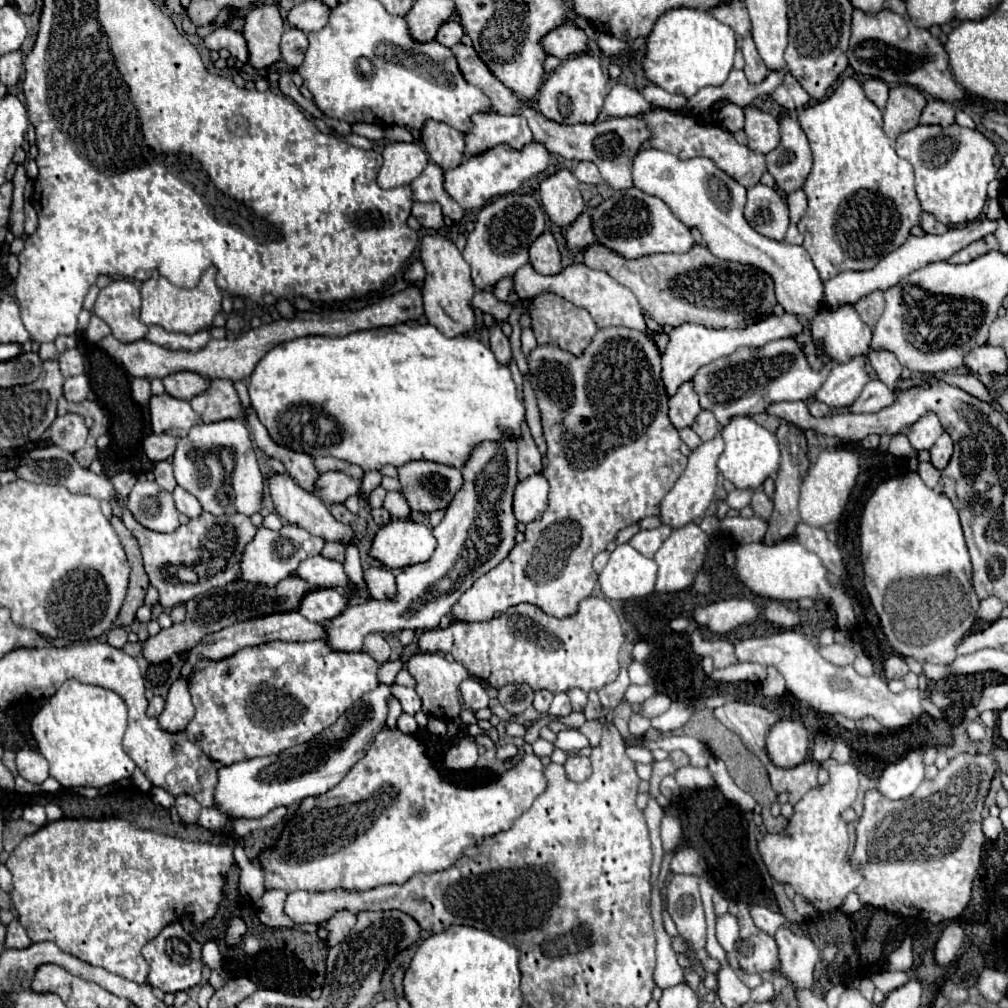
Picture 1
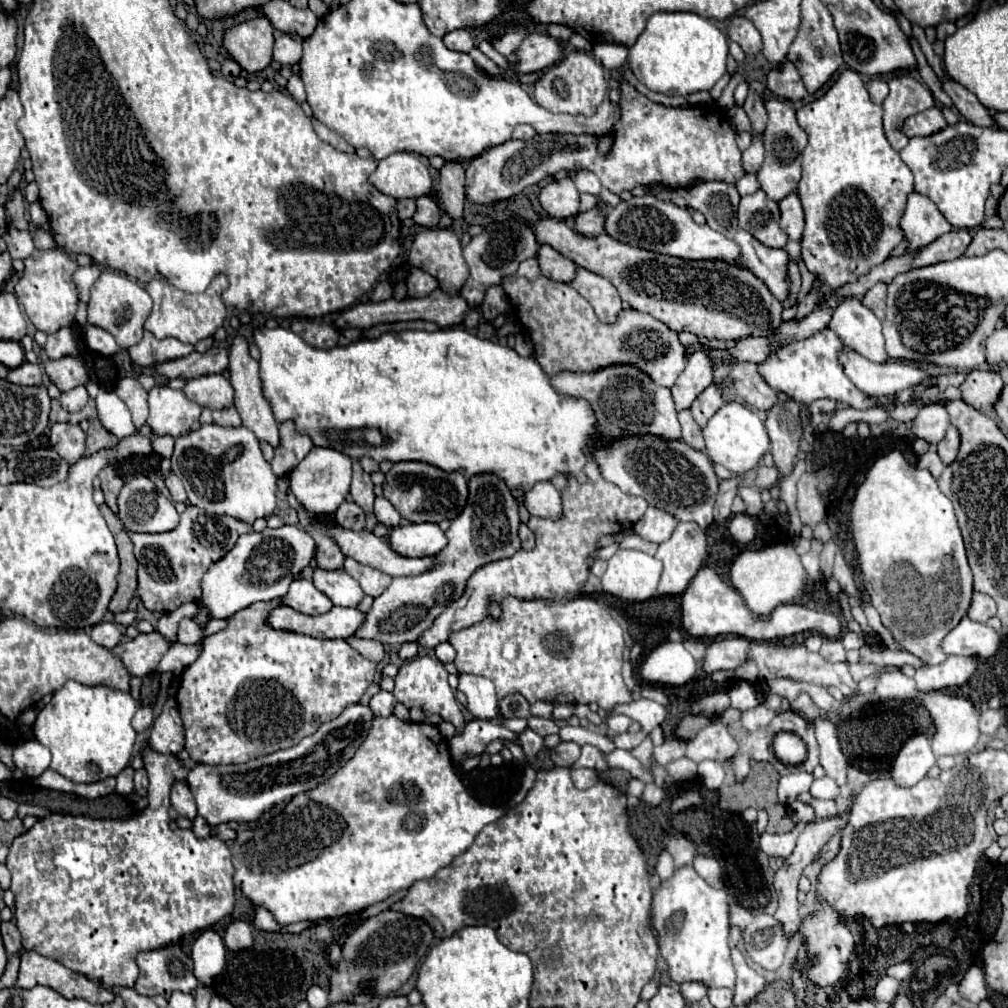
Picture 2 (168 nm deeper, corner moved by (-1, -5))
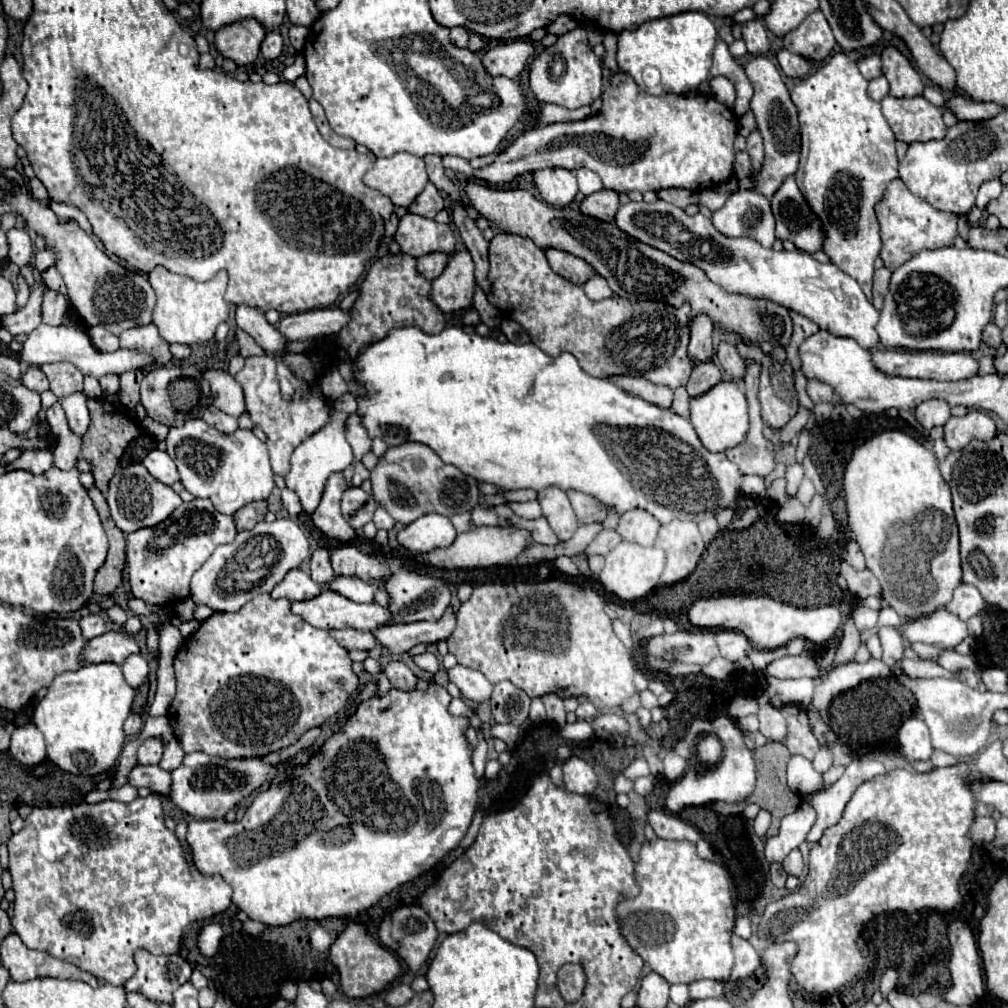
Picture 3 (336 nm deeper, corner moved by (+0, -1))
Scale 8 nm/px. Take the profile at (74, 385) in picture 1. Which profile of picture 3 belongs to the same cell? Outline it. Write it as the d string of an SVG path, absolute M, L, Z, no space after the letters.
M73 393L65 399L61 399L61 407L67 415L69 421L69 429L73 429L73 433L83 435L89 427L89 409L87 409L87 397L83 393Z

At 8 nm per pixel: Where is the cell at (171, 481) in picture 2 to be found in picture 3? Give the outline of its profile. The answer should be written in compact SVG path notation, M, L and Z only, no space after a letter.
M153 449L153 451L147 453L147 457L143 459L143 465L147 467L147 471L149 471L155 479L159 479L159 481L165 483L165 485L173 485L175 481L179 481L177 467L175 467L173 459L171 459L165 451Z

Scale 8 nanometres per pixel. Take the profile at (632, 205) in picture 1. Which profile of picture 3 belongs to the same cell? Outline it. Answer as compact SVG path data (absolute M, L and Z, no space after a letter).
M629 201L627 205L619 207L619 213L615 217L615 223L621 231L625 231L627 235L635 237L641 243L647 243L655 249L661 249L665 253L669 253L671 257L675 257L677 261L689 261L693 265L697 265L699 269L705 271L705 275L711 281L717 281L717 285L721 285L727 293L741 293L745 297L765 297L767 301L779 303L807 319L811 319L815 325L819 325L819 329L825 329L837 337L849 337L855 339L863 349L871 349L879 343L877 337L877 321L879 321L879 311L867 301L867 297L863 295L859 283L845 275L837 265L829 263L819 263L817 259L813 259L809 253L803 251L775 251L775 249L767 249L761 243L747 239L747 237L737 237L737 239L729 239L721 233L717 233L717 229L713 227L711 219L707 219L705 215L697 213L693 217L685 215L683 209L665 203L665 201L657 201L657 203L645 203L645 201Z

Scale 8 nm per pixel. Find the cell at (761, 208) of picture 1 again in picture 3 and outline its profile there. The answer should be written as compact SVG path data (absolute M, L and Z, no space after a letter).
M735 191L721 209L713 211L711 221L725 237L753 237L765 247L775 241L775 219L769 199L757 191Z

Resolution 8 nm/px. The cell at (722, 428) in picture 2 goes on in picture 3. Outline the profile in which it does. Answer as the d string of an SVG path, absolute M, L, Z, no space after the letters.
M719 381L717 385L713 385L713 389L707 389L701 397L691 397L689 411L693 429L697 431L701 443L713 453L739 445L749 431L747 399L735 381Z

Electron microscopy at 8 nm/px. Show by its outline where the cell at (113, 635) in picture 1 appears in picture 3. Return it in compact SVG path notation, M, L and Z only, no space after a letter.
M93 613L85 615L85 617L81 617L79 625L81 625L81 631L83 631L85 639L93 639L93 637L105 633L105 623L103 623L101 615L93 615Z

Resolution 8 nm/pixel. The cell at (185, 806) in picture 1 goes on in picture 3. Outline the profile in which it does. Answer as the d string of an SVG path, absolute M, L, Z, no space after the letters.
M137 765L129 771L127 775L127 783L133 787L147 787L153 789L165 797L169 797L169 787L171 787L171 773L159 769L157 765Z

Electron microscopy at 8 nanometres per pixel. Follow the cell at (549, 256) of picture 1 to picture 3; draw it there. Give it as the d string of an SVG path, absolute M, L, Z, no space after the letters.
M547 249L545 253L547 253L551 269L571 283L583 285L589 277L595 275L595 269L587 261L581 261L579 257L571 255L571 253L565 253L559 249Z

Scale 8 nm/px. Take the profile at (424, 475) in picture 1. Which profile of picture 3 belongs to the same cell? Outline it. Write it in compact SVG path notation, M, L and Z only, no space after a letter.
M417 441L389 447L383 457L379 457L369 479L373 485L373 499L397 523L403 525L409 525L427 513L453 517L457 513L467 513L479 505L477 481L461 473L461 469L457 469L455 465L443 463L433 449Z

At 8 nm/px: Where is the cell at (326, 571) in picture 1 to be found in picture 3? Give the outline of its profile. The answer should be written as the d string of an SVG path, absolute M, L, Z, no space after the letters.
M335 577L329 583L329 589L333 589L357 603L373 603L375 593L377 593L377 587L373 583L361 581L357 577Z

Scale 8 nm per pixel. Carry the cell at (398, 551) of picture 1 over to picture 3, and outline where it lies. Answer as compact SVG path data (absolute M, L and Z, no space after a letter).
M429 513L407 525L403 531L399 531L397 539L401 547L415 555L431 553L439 547L449 547L455 541L457 533L449 517L439 513Z

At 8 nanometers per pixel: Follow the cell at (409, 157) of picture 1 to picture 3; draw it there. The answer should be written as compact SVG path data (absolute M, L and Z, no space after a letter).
M397 153L393 157L379 157L363 177L365 185L377 189L391 199L395 207L407 209L423 191L427 179L425 163L411 153Z

